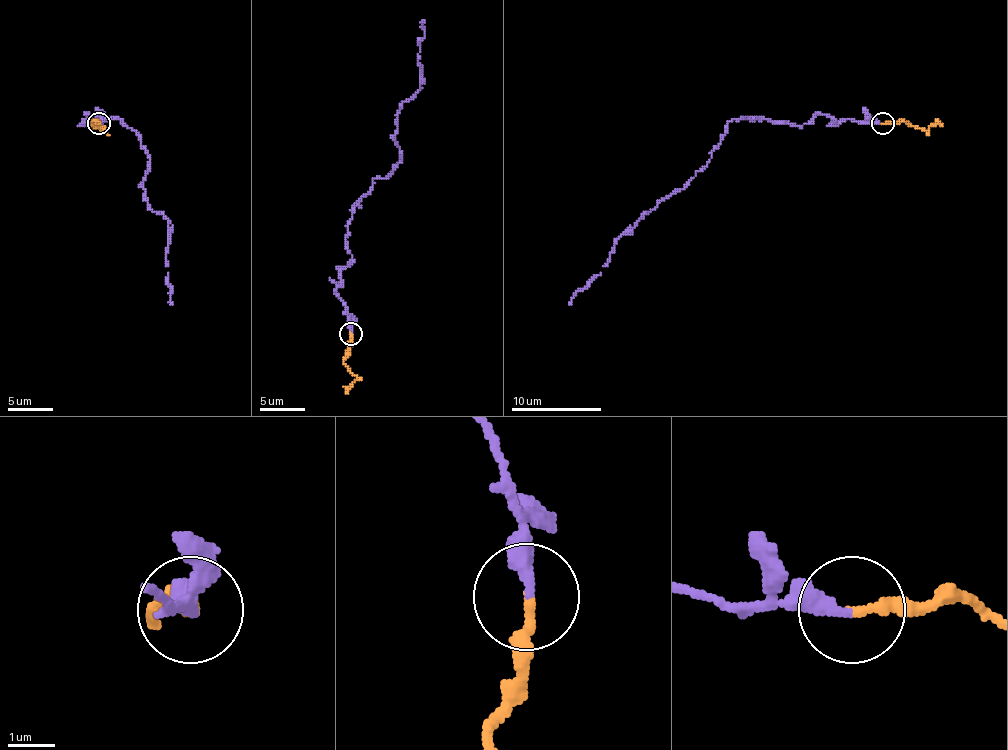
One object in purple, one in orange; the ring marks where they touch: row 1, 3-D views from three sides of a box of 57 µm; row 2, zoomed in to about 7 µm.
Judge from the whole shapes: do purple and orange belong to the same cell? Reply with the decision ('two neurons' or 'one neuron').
two neurons

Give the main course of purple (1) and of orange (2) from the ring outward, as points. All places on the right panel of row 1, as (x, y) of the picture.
1: (883, 123), (840, 123), (815, 114), (806, 123), (732, 119), (709, 162), (616, 239), (601, 273), (569, 304)
2: (883, 123), (906, 121), (926, 130), (938, 123), (942, 126)

